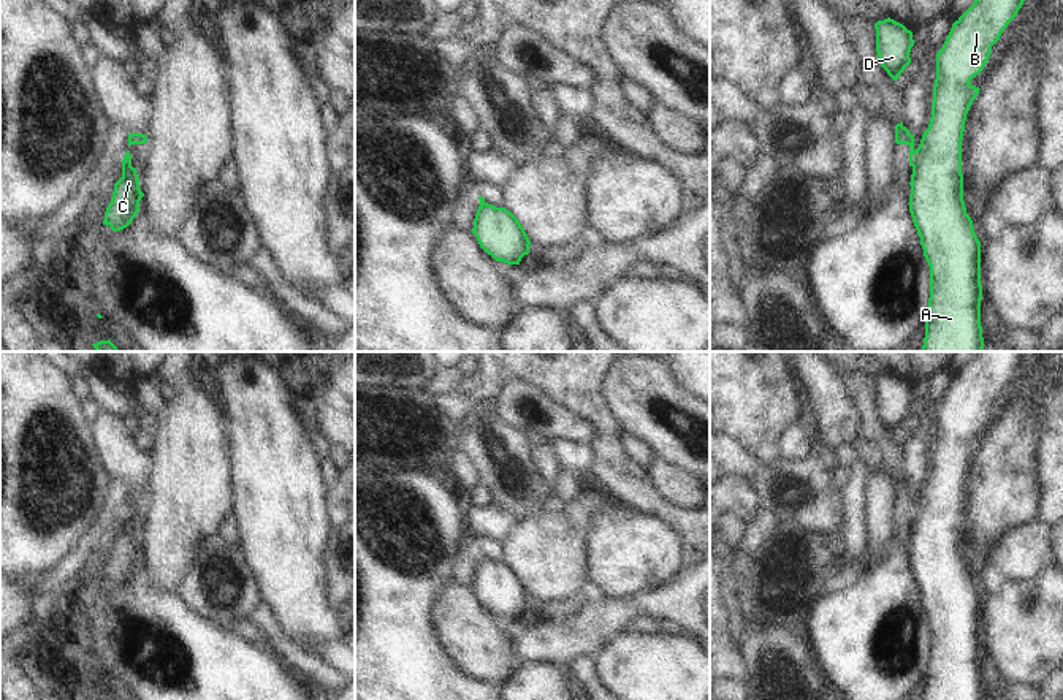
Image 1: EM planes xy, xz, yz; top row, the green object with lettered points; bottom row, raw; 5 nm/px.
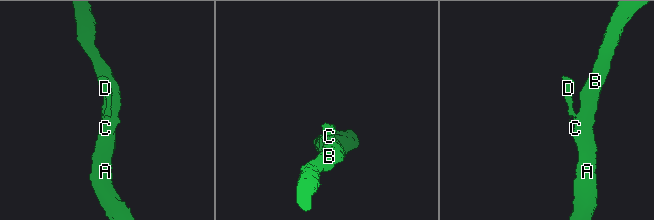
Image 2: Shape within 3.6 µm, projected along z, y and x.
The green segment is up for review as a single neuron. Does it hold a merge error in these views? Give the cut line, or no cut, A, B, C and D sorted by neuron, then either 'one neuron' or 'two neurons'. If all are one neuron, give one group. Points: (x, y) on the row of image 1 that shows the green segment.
cut yz (914, 151), (913, 167); groups A B C / D; two neurons

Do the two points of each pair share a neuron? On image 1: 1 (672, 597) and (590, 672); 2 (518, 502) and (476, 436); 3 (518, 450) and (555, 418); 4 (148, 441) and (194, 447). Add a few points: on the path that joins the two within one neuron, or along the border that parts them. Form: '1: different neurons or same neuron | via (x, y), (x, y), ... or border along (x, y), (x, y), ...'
1: different neurons | border along (596, 656), (579, 656), (567, 665)
2: same neuron | via (518, 485), (514, 472), (493, 452)
3: different neurons | border along (495, 407), (510, 423), (523, 429)
4: different neurons | border along (154, 436), (154, 445), (149, 450)

